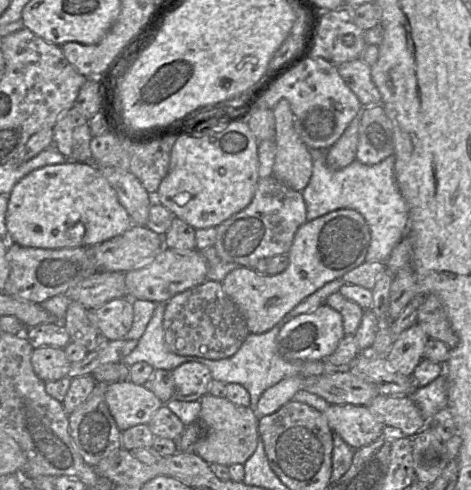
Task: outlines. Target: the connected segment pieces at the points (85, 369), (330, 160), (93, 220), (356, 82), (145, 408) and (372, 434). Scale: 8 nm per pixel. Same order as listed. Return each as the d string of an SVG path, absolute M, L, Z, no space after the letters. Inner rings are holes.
M113 340L105 346L88 352L86 357L77 363L72 363L67 377L73 379L80 376L91 375L101 365L109 363L122 363L137 346L137 340Z
M355 117L339 140L325 153L327 165L331 169L341 169L356 159L360 118Z
M65 161L28 173L8 195L5 222L9 242L45 249L92 246L133 225L115 190L92 161Z
M361 58L336 65L338 72L363 107L381 103L381 95L371 76L371 66Z
M129 379L110 383L105 400L120 431L148 424L153 414L164 405L154 393Z
M329 405L324 415L333 433L338 434L355 451L376 441L387 431L385 424L367 406Z

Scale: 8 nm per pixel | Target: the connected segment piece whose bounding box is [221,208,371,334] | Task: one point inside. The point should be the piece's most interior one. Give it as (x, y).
(324, 249)

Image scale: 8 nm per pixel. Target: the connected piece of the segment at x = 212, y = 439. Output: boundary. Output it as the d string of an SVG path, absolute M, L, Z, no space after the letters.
M204 395L200 400L201 412L199 421L205 433L203 438L195 445L194 453L210 464L244 464L255 452L258 440L259 418L248 406L236 405L225 397Z

